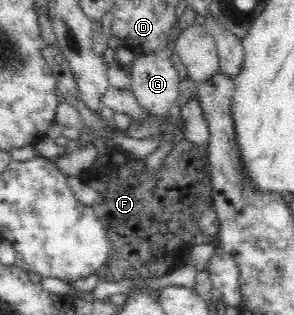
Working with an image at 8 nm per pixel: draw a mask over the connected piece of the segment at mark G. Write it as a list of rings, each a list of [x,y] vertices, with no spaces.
[[[138,52],[132,62],[126,67],[130,75],[130,91],[136,96],[137,102],[150,114],[150,116],[169,116],[169,110],[176,104],[179,96],[179,82],[181,78],[173,61],[166,53]]]

